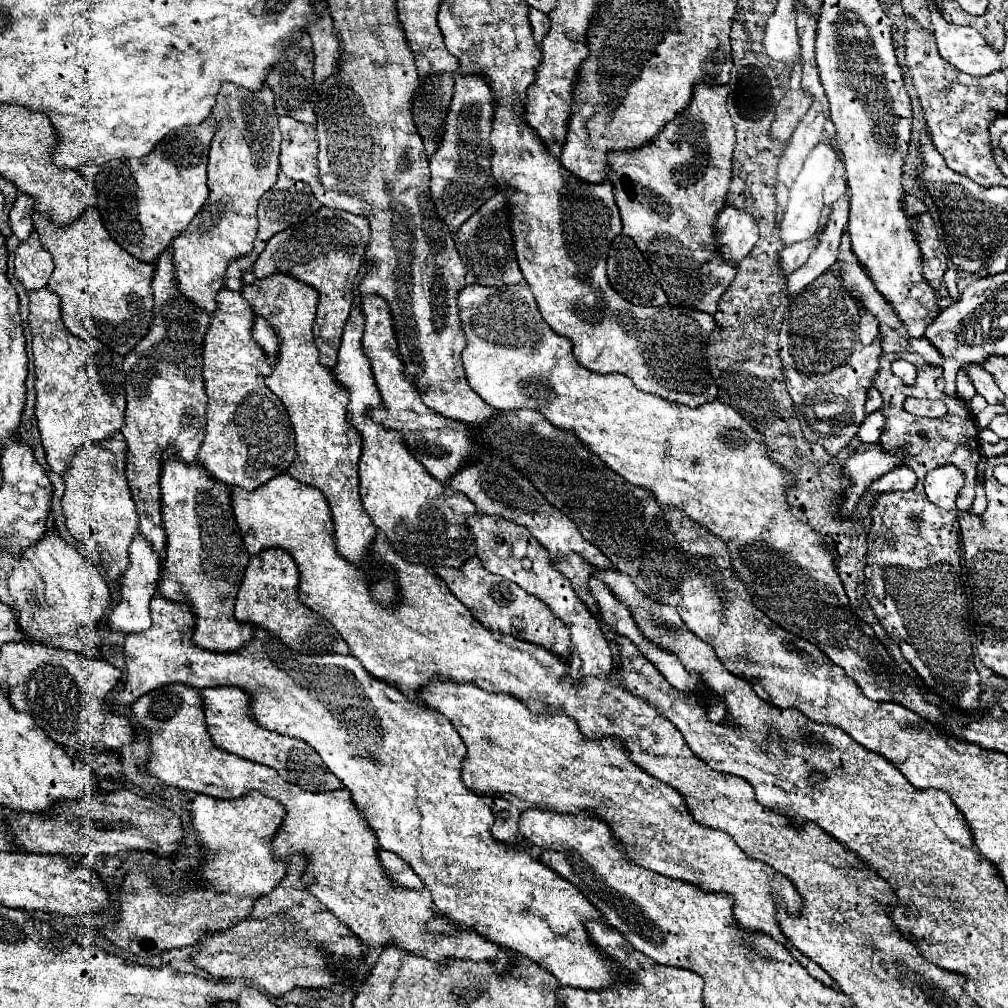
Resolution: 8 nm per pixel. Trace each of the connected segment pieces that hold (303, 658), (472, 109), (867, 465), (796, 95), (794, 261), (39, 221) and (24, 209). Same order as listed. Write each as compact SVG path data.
M152 597L152 603L150 603L150 617L152 617L152 627L144 633L134 633L132 637L126 637L124 641L124 659L126 659L126 665L130 665L130 679L124 683L124 687L116 693L114 701L116 705L120 707L130 707L130 703L134 703L138 697L150 693L152 689L158 689L158 687L164 687L164 685L170 685L170 683L182 683L182 685L188 685L188 687L194 687L194 689L204 689L204 687L220 687L220 685L232 685L232 687L240 687L248 697L250 697L250 719L254 723L258 723L260 727L264 729L270 729L270 731L276 731L276 733L282 733L282 735L288 735L288 737L298 737L298 739L304 739L308 745L312 745L316 749L316 753L322 757L322 761L328 765L328 769L338 777L342 779L344 787L352 793L352 801L356 805L356 809L360 811L360 815L366 819L368 827L372 829L372 833L376 835L378 839L378 845L386 851L392 851L396 853L398 857L402 857L414 871L416 875L422 879L422 883L430 889L432 893L432 899L434 899L434 905L438 907L438 911L442 911L450 921L454 923L460 923L462 927L474 927L482 937L486 937L488 941L504 947L504 949L512 949L514 953L520 953L522 957L528 957L532 959L534 963L538 963L540 967L544 967L546 971L550 971L560 985L566 985L566 987L578 987L578 989L590 989L590 991L598 991L598 989L608 989L608 987L614 987L614 985L622 985L622 983L628 983L630 981L630 973L628 969L606 957L596 945L592 945L592 939L588 935L588 929L586 929L586 923L590 921L604 921L602 913L578 891L576 885L572 885L570 881L566 881L564 877L560 877L556 871L552 871L550 867L542 865L540 863L540 849L530 847L530 849L524 849L524 847L506 847L502 843L498 843L492 833L490 833L490 827L494 825L494 813L490 809L490 805L486 803L486 799L482 795L476 795L472 793L470 789L464 787L462 783L462 777L460 777L460 763L462 759L466 757L466 747L464 747L464 741L462 737L458 735L458 731L454 729L454 725L450 721L446 721L440 713L432 713L432 709L428 709L424 703L418 703L418 701L410 701L408 697L404 697L398 689L392 689L390 685L384 685L384 681L378 681L376 677L372 677L352 655L322 655L322 657L308 657L308 655L298 655L298 653L292 653L290 649L286 649L282 645L282 641L256 627L254 629L254 637L248 645L248 649L244 649L244 653L208 653L200 647L196 647L192 643L192 629L194 629L194 621L192 621L192 613L188 609L188 605L182 605L182 603L172 603L164 597Z
M482 73L460 75L454 83L454 95L444 125L444 137L430 157L430 195L438 217L450 231L456 231L474 211L496 193L496 179L490 171L490 131L496 111L496 101L488 79Z
M864 443L856 449L852 457L846 459L844 469L848 477L852 479L852 487L846 489L846 497L840 503L840 513L850 515L854 507L858 505L862 493L882 475L892 471L894 467L902 465L904 461L904 449L898 449L896 453L884 451L880 443Z
M796 61L790 75L790 89L776 107L776 121L772 125L772 135L780 141L788 141L798 121L806 115L810 103L812 93L802 89L802 61Z
M818 229L810 239L788 245L788 247L784 247L784 251L780 251L780 267L784 269L786 275L790 275L794 269L798 269L800 265L804 265L808 261L810 253L816 249L820 237L822 237L822 229Z
M88 209L72 227L56 227L50 223L48 215L34 213L34 229L40 235L42 247L54 257L56 269L48 281L48 289L62 301L62 321L66 321L66 327L74 335L86 329L122 357L130 353L130 349L148 335L152 325L154 295L150 285L154 267L136 261L116 245L96 209Z
M20 193L12 211L10 211L10 227L20 241L26 241L32 231L32 213L34 213L34 197Z

